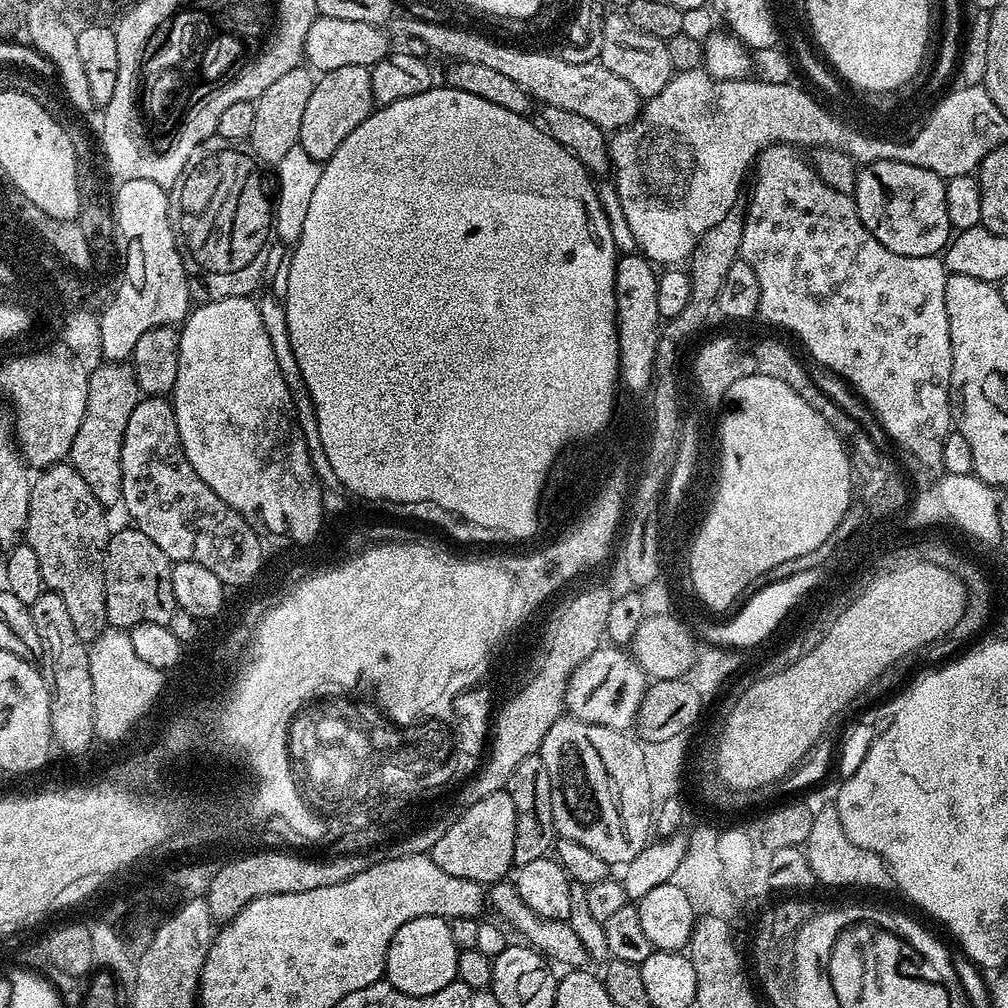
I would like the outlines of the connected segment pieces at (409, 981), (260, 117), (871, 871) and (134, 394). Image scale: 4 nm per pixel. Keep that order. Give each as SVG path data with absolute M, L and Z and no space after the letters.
M445 917L414 918L414 922L406 922L406 926L397 930L388 944L388 957L384 963L386 979L395 988L411 996L434 994L456 979L457 951Z
M299 66L287 71L282 78L275 79L255 100L254 130L250 137L250 148L261 165L278 165L291 147L299 145L302 114L306 111L306 102L310 102L310 94L315 85L313 73L307 67Z
M828 806L812 817L810 838L806 845L810 870L814 870L817 881L824 884L857 884L860 888L892 888L894 881L883 858L866 850L862 846L854 846L850 838L846 838L846 830L842 830L842 822L838 818L835 807Z
M104 362L101 365L88 373L86 414L82 426L78 426L78 434L74 434L70 463L82 474L100 505L112 510L122 501L122 438L126 434L126 422L130 422L130 413L138 406L142 393L131 363Z

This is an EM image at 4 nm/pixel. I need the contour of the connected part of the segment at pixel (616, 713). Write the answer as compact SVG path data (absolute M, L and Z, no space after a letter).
M605 646L594 650L594 654L590 654L572 671L564 690L564 706L567 715L577 720L628 730L633 727L645 691L646 675L639 664L627 651L616 646Z

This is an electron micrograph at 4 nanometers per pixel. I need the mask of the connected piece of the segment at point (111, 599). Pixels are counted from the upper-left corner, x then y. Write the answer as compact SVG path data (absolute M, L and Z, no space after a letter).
M127 526L121 532L113 531L108 538L108 554L104 557L104 585L106 586L106 618L109 625L121 630L130 630L142 622L158 622L168 624L172 615L178 611L174 598L174 578L172 577L172 561L139 532L134 526Z

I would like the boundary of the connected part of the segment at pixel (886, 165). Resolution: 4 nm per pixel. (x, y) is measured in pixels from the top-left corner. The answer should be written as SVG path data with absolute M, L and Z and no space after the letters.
M875 160L857 171L854 199L866 230L870 230L886 250L907 256L943 253L953 231L946 214L946 181L943 176L906 162Z

